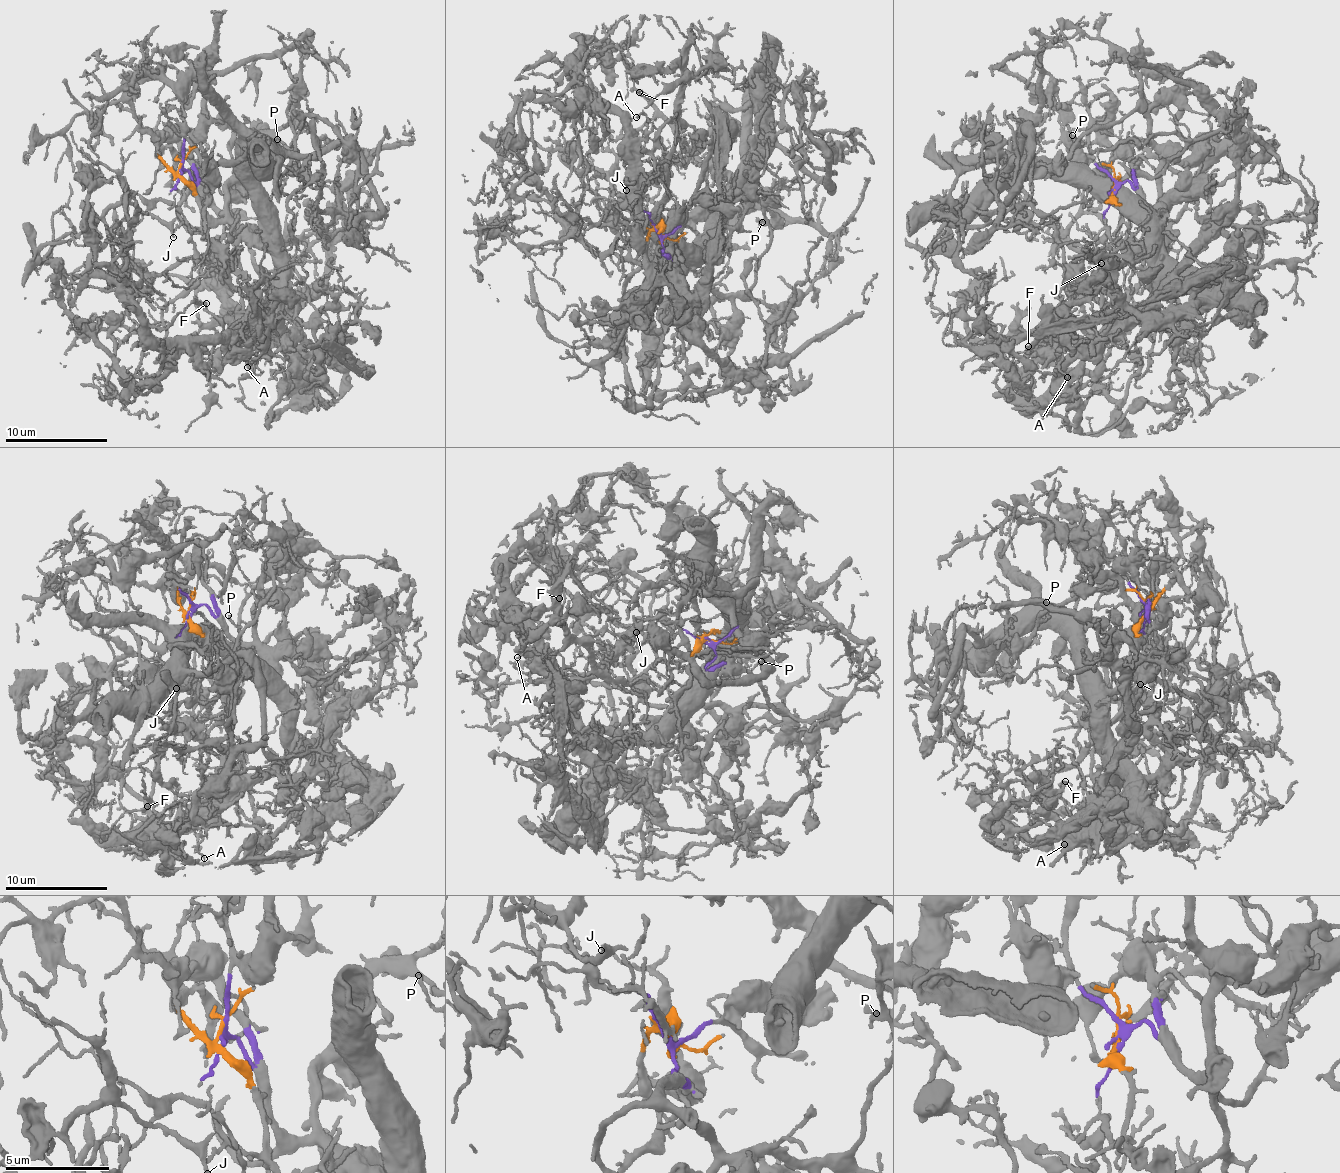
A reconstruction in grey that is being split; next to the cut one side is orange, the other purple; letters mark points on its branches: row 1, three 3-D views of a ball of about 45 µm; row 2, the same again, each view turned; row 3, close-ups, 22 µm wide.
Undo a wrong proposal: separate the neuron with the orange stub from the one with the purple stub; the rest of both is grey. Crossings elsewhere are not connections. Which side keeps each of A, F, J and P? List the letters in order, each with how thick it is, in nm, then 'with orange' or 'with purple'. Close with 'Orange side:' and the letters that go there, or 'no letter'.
A: calibre 140 nm; with orange
F: calibre 220 nm; with purple
J: calibre 190 nm; with purple
P: calibre 170 nm; with purple
Orange side: A

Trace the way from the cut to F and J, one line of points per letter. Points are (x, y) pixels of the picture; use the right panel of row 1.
F: (1113, 187), (1127, 181), (1157, 203), (1148, 302), (1068, 354), (1045, 393), (1018, 402), (996, 383), (1028, 345)
J: (1113, 187), (1157, 203), (1148, 302), (1025, 400), (1012, 381), (1067, 320), (1085, 257), (1102, 262)

